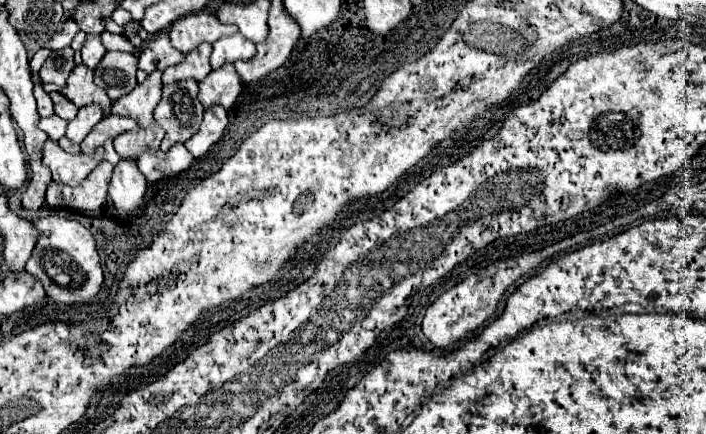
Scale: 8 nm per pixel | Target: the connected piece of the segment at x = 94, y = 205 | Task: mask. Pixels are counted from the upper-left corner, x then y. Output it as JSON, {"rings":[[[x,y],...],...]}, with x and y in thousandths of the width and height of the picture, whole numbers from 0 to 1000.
{"rings":[[[143,373],[123,415],[109,429],[86,429],[81,419],[72,419],[67,438],[67,475],[72,479],[95,479],[109,488],[137,488],[152,465],[152,419],[157,415],[160,382],[154,373]]]}

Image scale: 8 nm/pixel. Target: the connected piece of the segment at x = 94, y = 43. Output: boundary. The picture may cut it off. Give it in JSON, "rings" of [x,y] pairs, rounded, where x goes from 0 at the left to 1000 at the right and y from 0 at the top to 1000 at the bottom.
{"rings":[[[126,78],[123,92],[120,92],[120,106],[118,106],[118,115],[115,115],[115,124],[118,124],[118,147],[120,147],[123,157],[135,161],[135,152],[137,152],[140,138],[149,129],[149,120],[152,120],[152,115],[146,111],[140,83]]]}

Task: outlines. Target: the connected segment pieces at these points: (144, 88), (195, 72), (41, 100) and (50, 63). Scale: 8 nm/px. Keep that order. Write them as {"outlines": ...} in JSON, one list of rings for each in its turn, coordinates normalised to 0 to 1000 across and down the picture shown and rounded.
{"outlines":[[[[217,166],[208,175],[208,184],[203,194],[194,194],[194,203],[169,226],[166,235],[160,235],[160,263],[174,263],[174,272],[188,272],[194,286],[200,286],[203,295],[214,290],[217,276],[217,253],[225,240],[228,226],[228,166]]],[[[285,101],[279,115],[268,120],[254,152],[242,152],[231,166],[231,194],[254,189],[256,180],[276,180],[279,189],[285,189],[299,166],[296,124],[299,124],[299,106]]],[[[52,189],[50,194],[50,226],[52,226],[52,253],[55,253],[55,263],[61,267],[61,272],[67,272],[67,267],[75,267],[78,258],[75,258],[75,235],[72,235],[72,226],[69,226],[69,217],[58,203],[58,194]]],[[[101,106],[75,120],[75,124],[64,138],[64,147],[61,147],[58,166],[55,166],[58,189],[75,189],[75,194],[81,194],[81,198],[89,203],[89,198],[95,194],[95,180],[98,180],[98,171],[101,171],[101,161],[106,157],[103,124],[106,124],[106,120],[103,120]]]]}

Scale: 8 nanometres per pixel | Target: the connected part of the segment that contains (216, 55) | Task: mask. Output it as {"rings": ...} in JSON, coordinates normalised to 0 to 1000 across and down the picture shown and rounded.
{"rings":[[[336,74],[336,78],[319,83],[302,101],[299,152],[307,161],[310,152],[316,152],[322,143],[330,147],[336,138],[356,138],[361,120],[364,120],[361,101]]]}

